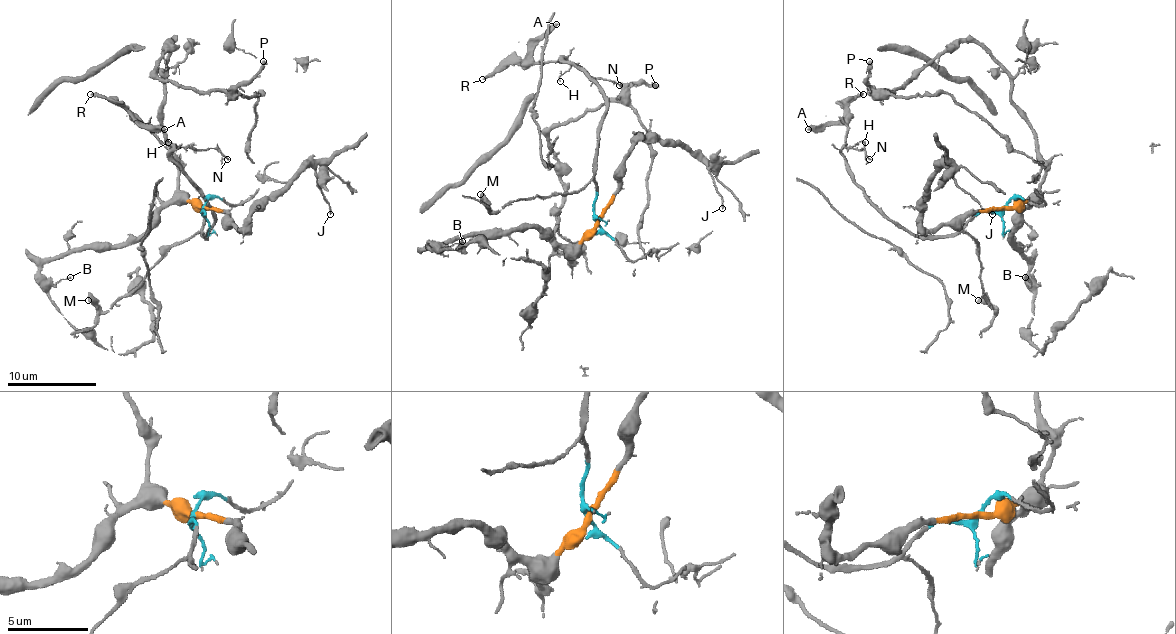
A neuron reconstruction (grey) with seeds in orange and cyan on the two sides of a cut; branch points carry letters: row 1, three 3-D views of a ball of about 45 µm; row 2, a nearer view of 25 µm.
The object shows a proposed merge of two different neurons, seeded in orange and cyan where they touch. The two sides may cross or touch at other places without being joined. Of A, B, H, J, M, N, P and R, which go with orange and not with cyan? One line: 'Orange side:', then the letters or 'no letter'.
Orange side: B, J, P

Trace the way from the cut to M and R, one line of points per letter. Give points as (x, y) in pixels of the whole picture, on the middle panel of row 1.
M: (595, 220), (593, 180), (577, 191), (512, 200), (499, 211), (492, 211), (481, 193)
R: (595, 220), (595, 149), (606, 97), (582, 70), (561, 57), (541, 63), (510, 63), (483, 79)

